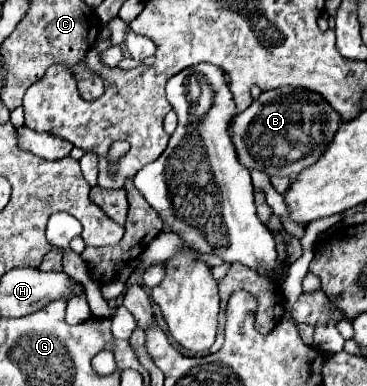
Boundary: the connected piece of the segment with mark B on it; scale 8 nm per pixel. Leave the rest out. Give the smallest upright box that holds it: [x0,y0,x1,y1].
[229,89,341,177]

